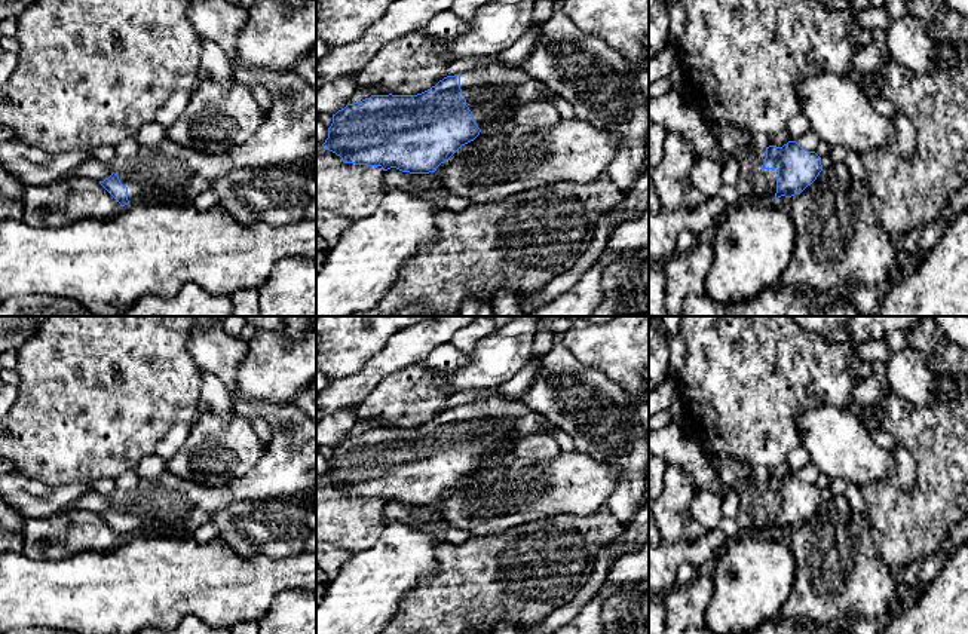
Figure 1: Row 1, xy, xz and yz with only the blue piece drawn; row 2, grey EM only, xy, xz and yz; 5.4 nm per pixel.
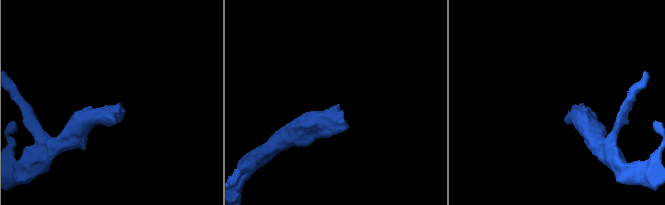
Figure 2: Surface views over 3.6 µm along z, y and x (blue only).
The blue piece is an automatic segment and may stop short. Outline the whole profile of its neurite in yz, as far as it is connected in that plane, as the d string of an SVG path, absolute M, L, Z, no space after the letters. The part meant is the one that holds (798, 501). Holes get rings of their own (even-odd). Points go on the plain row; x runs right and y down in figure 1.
M788 474L782 480L751 480L738 496L735 520L742 535L765 533L766 530L776 533L781 529L800 527L823 503L821 490L815 484L802 481L796 474Z

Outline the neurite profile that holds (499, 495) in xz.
M578 450L561 451L551 459L517 456L512 462L506 462L503 456L493 456L436 500L436 524L442 529L463 529L471 536L488 536L561 514L591 515L607 505L619 474L618 466Z

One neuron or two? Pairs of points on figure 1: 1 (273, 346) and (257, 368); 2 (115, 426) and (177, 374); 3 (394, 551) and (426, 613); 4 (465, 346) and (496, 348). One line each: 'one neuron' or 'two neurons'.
1: one neuron
2: one neuron
3: two neurons
4: two neurons

